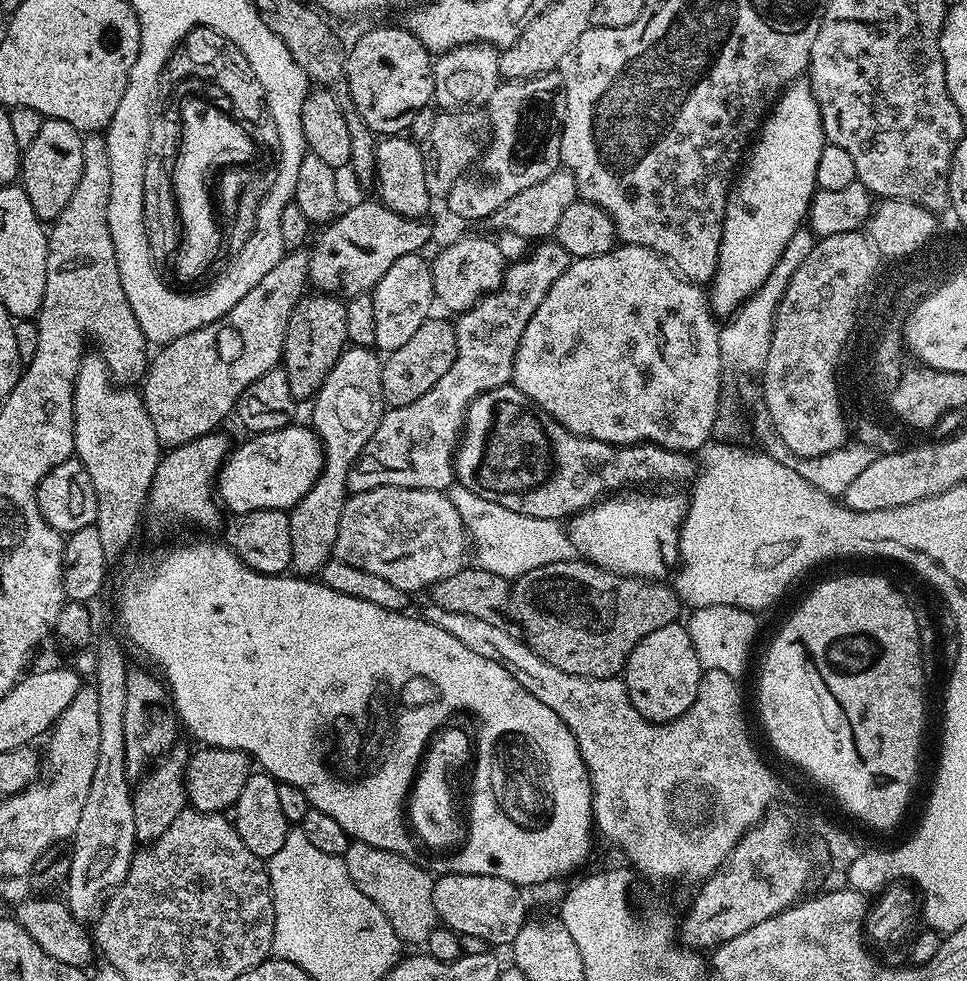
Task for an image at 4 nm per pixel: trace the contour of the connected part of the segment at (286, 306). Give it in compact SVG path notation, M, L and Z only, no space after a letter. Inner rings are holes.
M304 250L285 251L278 266L274 266L274 270L270 270L270 274L266 274L266 278L262 278L262 282L258 282L258 286L254 286L254 290L250 290L250 294L221 320L210 322L190 334L182 334L182 338L174 338L174 342L163 345L157 351L160 353L151 357L148 371L142 377L142 395L146 414L150 414L150 422L154 422L154 434L158 434L161 445L174 449L207 432L217 431L220 423L233 415L246 386L281 363L288 319L310 284L308 258L309 253Z

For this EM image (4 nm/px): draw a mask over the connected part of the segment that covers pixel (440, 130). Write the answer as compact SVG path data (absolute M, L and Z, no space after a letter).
M440 110L436 112L434 126L422 141L426 190L434 198L447 198L450 190L469 168L484 155L491 139L491 124L484 110Z

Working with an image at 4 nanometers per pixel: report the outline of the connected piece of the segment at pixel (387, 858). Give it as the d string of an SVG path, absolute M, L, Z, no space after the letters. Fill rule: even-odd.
M359 842L349 843L342 859L350 878L354 878L354 886L358 886L358 890L362 890L362 894L366 894L366 898L370 898L382 914L386 914L386 922L394 926L394 934L398 934L400 941L405 945L423 945L428 941L431 932L438 926L432 897L433 873L419 868L407 856Z

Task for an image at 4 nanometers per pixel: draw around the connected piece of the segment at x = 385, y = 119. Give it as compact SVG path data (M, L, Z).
M407 27L372 28L357 38L346 52L346 78L354 106L373 134L387 138L411 129L414 114L433 103L433 53Z

